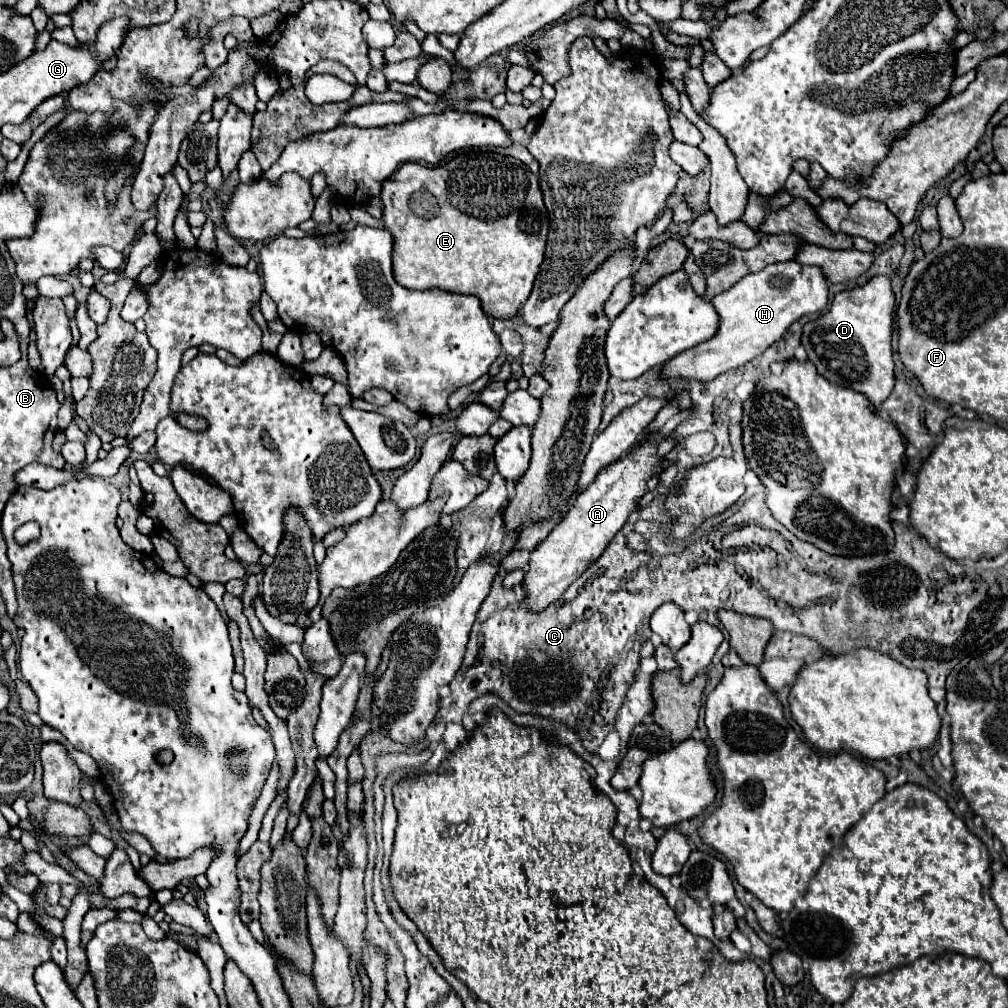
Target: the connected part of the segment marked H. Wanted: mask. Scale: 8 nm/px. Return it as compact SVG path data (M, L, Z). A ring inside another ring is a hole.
M797 260L769 264L761 272L741 278L731 290L721 292L711 300L721 316L719 332L709 342L673 356L665 364L663 376L709 382L731 368L739 368L761 356L789 330L793 322L805 314L823 312L827 298L829 286L819 266L805 266Z

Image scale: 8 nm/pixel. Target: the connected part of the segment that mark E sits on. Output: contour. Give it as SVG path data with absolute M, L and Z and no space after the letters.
M485 150L459 154L445 166L435 168L413 162L403 164L383 182L381 204L383 226L395 238L393 274L401 286L411 290L439 288L453 294L477 296L487 316L503 320L511 320L523 308L543 262L549 228L549 216L543 204L539 182L525 164L515 158Z

